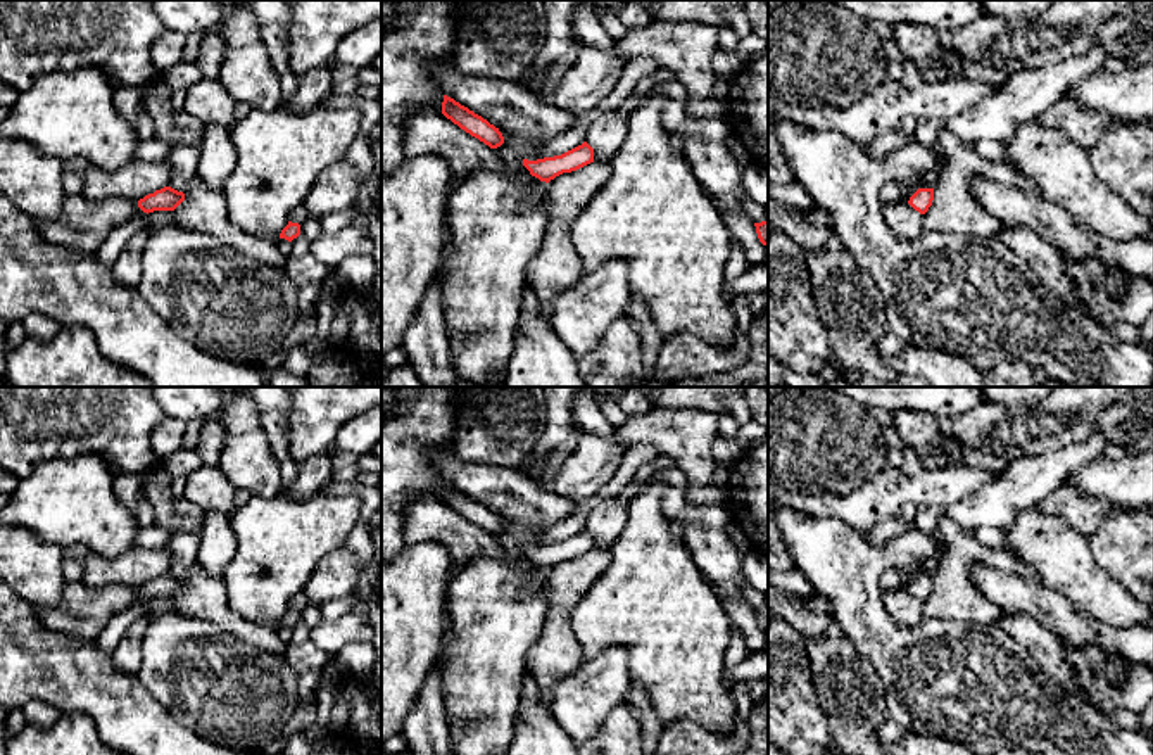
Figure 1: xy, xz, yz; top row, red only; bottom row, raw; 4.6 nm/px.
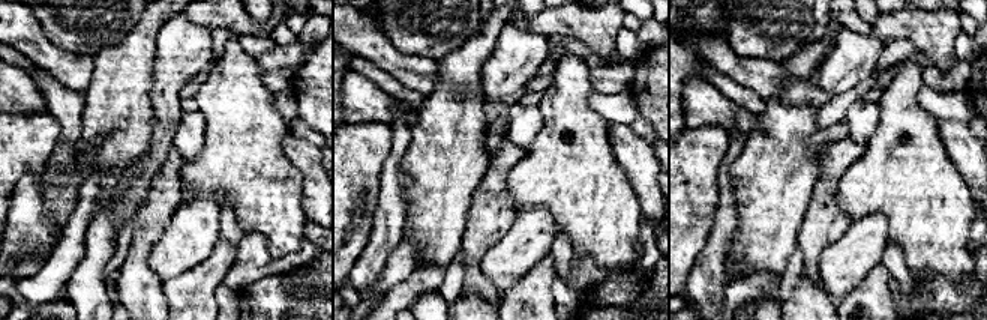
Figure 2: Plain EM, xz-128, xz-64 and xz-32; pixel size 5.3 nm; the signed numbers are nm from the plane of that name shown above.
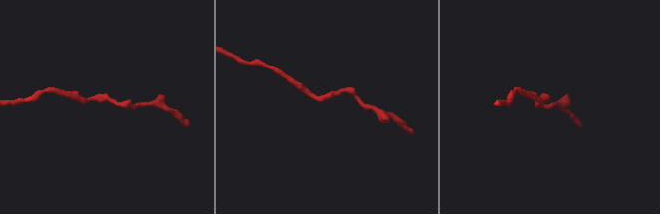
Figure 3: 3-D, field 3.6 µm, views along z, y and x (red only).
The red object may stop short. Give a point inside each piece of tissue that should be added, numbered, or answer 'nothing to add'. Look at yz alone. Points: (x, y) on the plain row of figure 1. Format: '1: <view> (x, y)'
nothing to add

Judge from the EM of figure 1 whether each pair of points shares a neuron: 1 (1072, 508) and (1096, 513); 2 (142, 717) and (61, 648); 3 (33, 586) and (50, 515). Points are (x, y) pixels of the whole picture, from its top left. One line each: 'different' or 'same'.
1: same
2: same
3: different

